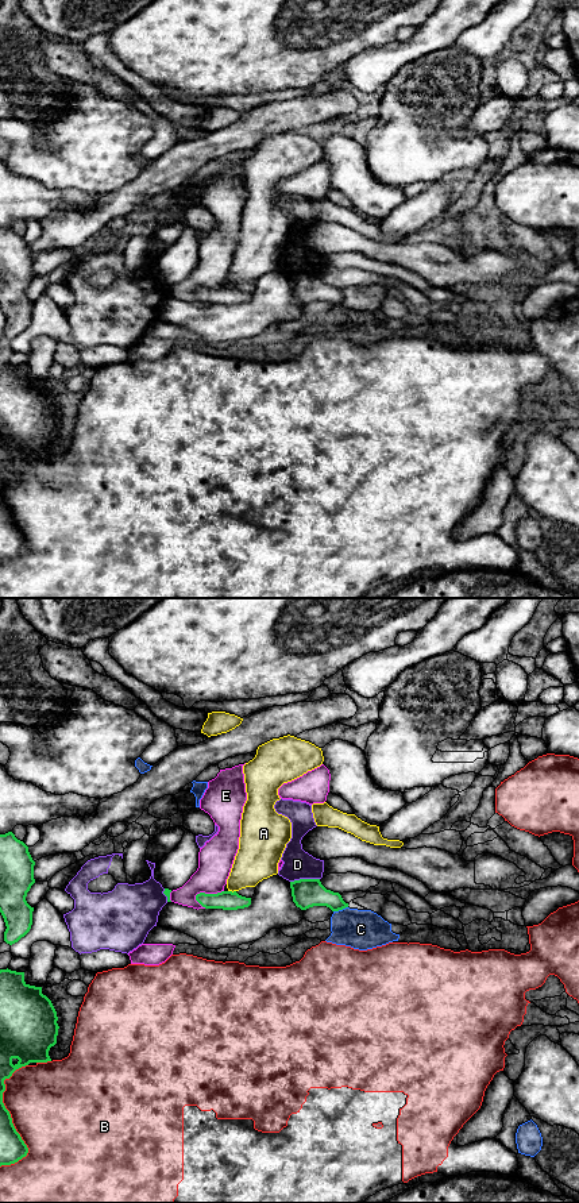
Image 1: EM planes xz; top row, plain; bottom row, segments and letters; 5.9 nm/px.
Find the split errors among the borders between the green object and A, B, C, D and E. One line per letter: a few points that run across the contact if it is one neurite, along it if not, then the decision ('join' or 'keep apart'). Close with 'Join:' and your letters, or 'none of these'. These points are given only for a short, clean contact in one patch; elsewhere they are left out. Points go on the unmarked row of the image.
A: line xz (228, 285), (235, 286); keep apart
B: keep apart
C: line xz (347, 301), (334, 307); keep apart
D: keep apart
E: keep apart
Join: none of these

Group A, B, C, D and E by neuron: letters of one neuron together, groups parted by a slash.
A / B / C / D / E

